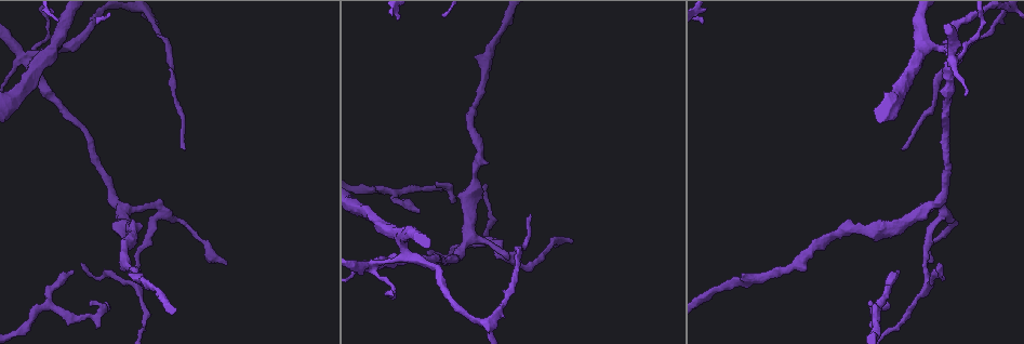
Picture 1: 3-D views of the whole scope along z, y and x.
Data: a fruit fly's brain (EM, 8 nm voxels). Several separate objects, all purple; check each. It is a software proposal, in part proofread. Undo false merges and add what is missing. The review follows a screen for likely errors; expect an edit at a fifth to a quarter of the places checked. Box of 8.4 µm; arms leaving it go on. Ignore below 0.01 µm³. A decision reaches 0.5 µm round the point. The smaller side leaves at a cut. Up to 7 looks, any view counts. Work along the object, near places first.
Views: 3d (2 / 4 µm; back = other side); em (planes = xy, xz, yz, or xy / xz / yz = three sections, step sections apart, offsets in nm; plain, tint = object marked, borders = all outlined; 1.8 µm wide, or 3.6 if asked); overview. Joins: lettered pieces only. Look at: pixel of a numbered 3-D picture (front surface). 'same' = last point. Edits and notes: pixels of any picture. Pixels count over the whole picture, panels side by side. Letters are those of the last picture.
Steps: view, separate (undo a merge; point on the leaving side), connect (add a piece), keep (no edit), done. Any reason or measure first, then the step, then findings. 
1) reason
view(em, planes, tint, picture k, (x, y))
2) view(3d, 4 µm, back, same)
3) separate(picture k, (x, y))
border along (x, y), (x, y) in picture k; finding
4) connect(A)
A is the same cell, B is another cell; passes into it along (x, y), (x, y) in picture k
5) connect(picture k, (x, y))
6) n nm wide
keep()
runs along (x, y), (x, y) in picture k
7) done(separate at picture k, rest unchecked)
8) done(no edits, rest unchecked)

sharp bend
view(3d, 2 µm, back, picture 1, (938, 211))

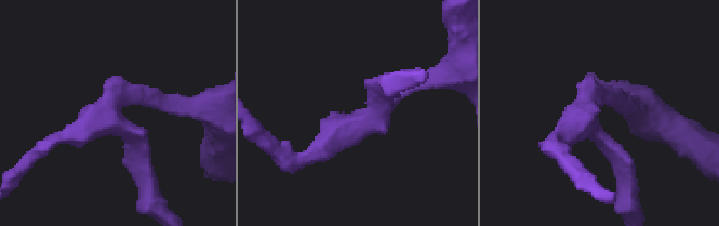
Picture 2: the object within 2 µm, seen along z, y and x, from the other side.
view(em, xy, step 4, tint, picture 2, (116, 108))

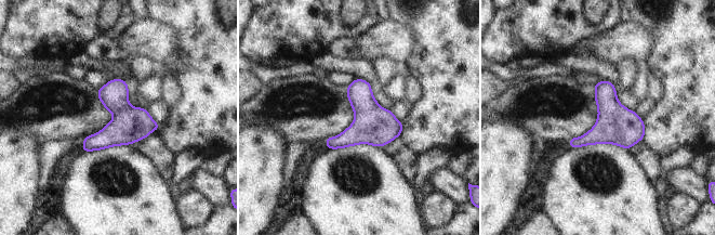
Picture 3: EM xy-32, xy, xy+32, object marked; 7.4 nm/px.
view(em, planes, borders, same)

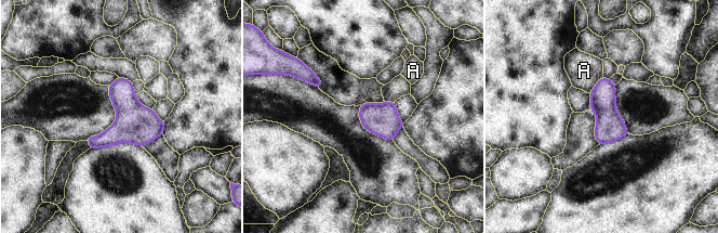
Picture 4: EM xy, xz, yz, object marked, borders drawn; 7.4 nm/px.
A touches over 160 nm
keep()
A is another cell; border along (602, 77), (589, 92) in picture 4; all the same cell

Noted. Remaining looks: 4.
branch stops here
view(3d, 4 µm, picture 1, (940, 265))

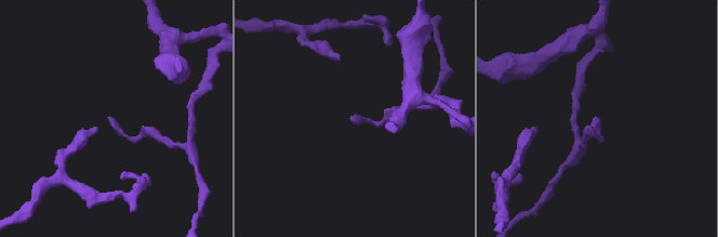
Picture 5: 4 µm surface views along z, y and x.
need the tissue
view(em, planes, borders, picture 5, (351, 116))

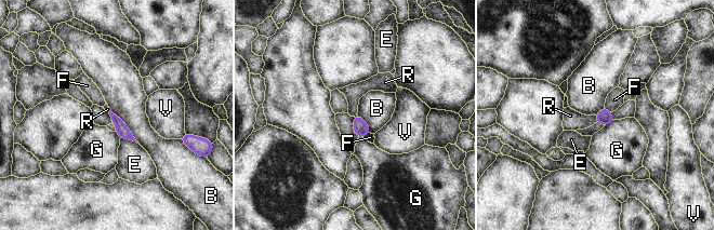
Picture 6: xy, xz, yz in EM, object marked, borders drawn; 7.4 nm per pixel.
keep()
B, E, F, G, R and V are other cells; none of them fits

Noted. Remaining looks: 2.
sudden change in width
view(em, planes, borders, picture 1, (370, 263))

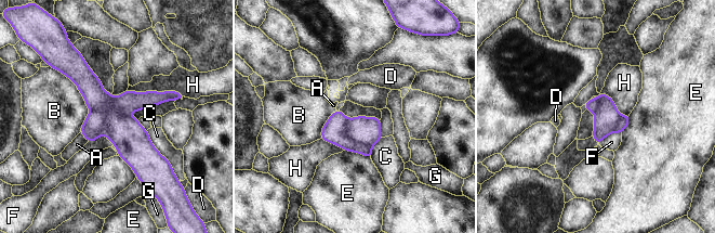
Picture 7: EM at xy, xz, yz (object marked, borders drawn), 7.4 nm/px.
B touches over 500 nm
separate(picture 7, (334, 130))
A, B, C, D, E, F, G and H are other cells; border along (347, 119), (346, 134), (371, 146) in picture 7; a second cell is stuck on

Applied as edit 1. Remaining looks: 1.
done(separate at picture 7, rest unchecked)

